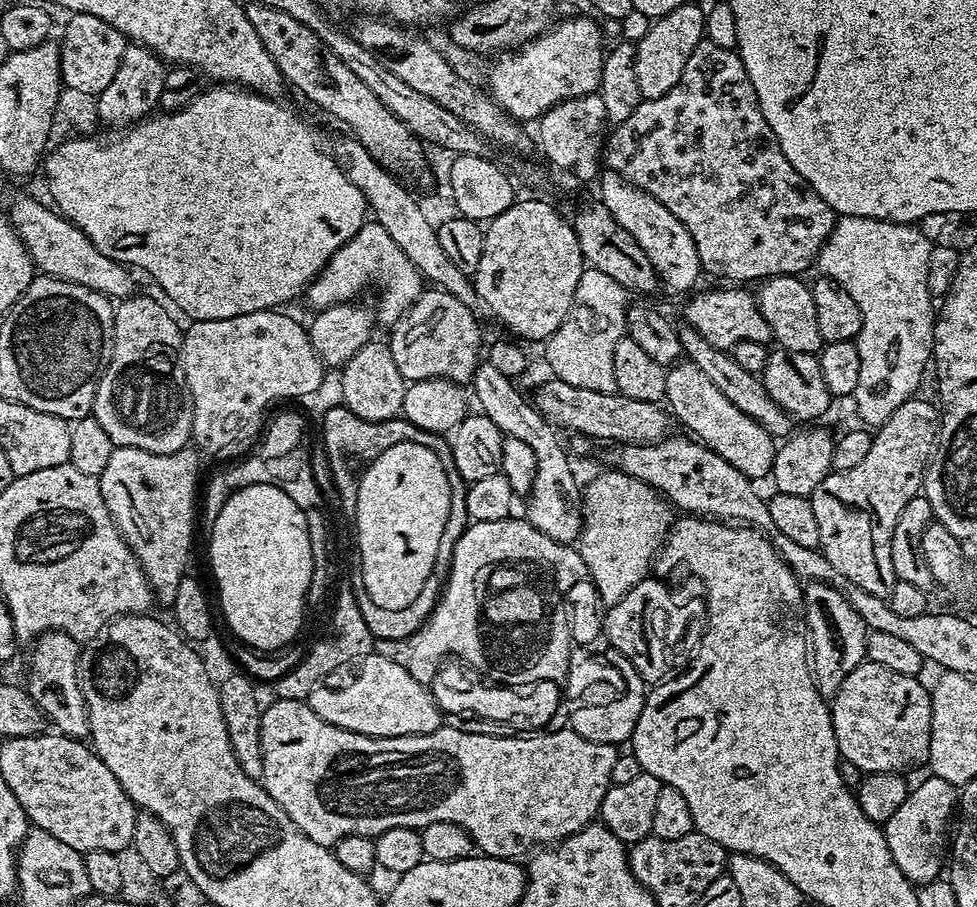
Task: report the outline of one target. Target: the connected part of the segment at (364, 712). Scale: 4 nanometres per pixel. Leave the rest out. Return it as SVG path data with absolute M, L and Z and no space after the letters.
M368 654L363 657L364 665L361 666L360 673L349 684L344 684L341 688L332 688L325 694L324 704L329 708L327 711L345 716L345 718L340 718L351 722L357 729L382 736L403 736L405 732L427 732L441 727L440 708L436 705L431 690L406 665L399 664L398 661L391 660L388 656L374 655Z

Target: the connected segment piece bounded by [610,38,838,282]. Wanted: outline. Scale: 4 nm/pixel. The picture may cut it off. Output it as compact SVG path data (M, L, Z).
M707 38L700 41L699 46L690 54L690 62L686 62L686 70L682 70L682 78L673 86L662 98L653 100L641 99L640 104L626 118L626 122L615 125L611 133L610 144L616 147L616 156L620 159L619 167L623 173L637 186L647 185L649 180L650 191L653 196L659 198L687 226L692 233L694 242L700 251L701 261L717 264L724 268L728 276L733 276L736 280L756 280L763 281L769 276L782 276L785 274L803 273L804 264L808 264L817 259L826 241L828 235L832 232L832 227L838 219L837 213L833 212L829 204L816 193L815 188L808 183L804 177L798 174L798 170L786 158L786 154L780 148L780 142L777 140L772 127L766 122L764 112L760 109L760 99L756 97L754 86L750 82L750 74L742 62L739 51L731 47L718 44L715 40Z

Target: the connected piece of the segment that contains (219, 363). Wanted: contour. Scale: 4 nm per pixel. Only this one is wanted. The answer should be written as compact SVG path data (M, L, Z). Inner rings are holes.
M263 308L234 318L192 320L189 325L184 332L184 369L194 406L192 440L201 449L228 448L235 440L251 432L259 433L266 420L264 411L275 400L283 396L308 396L324 384L326 364L312 345L307 327L303 323L300 325L294 317L287 316L284 310Z

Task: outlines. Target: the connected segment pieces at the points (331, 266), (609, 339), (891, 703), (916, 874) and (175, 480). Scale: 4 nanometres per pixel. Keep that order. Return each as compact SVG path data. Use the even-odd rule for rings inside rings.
M365 222L358 234L354 234L354 238L346 241L332 255L330 262L326 262L326 266L308 285L306 299L313 304L313 309L329 308L351 301L355 297L352 295L362 291L367 284L380 287L380 305L375 305L374 311L379 323L385 326L400 321L426 288L424 276L379 222Z
M585 267L578 290L574 292L570 314L566 314L562 326L558 326L558 330L554 330L554 334L546 341L548 364L559 379L595 382L600 386L613 383L614 346L618 346L626 334L630 307L628 296L629 289L613 276L598 268Z
M872 658L865 659L854 670L840 681L835 689L836 702L833 701L833 720L836 735L850 751L856 755L857 761L870 762L873 770L882 768L907 769L907 764L916 764L919 760L928 760L932 751L932 693L929 685L922 681L891 668L888 664L879 664Z
M939 774L931 775L909 791L906 802L902 802L884 824L885 835L890 837L892 846L904 852L900 856L904 873L913 883L922 886L941 875L946 854L950 852L947 832L952 820L954 822L960 797L960 788L955 781Z
M143 446L137 448L113 447L110 462L98 474L100 489L106 506L112 512L112 519L120 525L121 532L130 541L136 559L144 566L149 583L165 596L168 602L176 599L180 581L185 579L184 567L188 564L188 551L192 548L192 535L198 522L198 494L196 479L200 476L201 453L195 447L179 448L176 452L161 452Z

